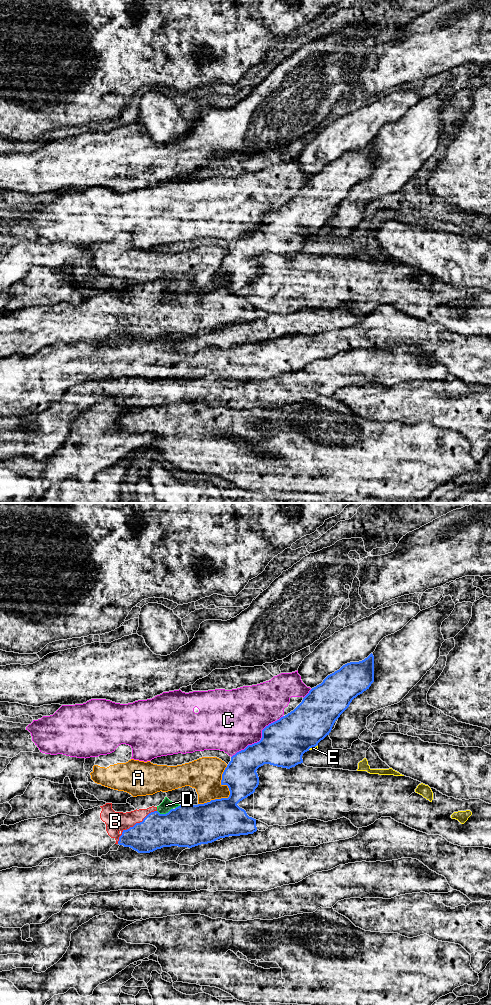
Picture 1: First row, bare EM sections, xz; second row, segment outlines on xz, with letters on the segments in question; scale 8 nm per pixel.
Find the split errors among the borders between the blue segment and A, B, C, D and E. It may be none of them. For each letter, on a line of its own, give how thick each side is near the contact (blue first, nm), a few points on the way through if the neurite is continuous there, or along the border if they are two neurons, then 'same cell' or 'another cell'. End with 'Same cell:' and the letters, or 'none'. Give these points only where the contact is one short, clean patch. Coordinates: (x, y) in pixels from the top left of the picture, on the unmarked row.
A: 320/260 nm | another cell
B: 280/160 nm | same cell
C: 360/440 nm | another cell
D: 340/90 nm | along xz (172, 296), (165, 301), (157, 299) | another cell
E: 360/30 nm | along xz (316, 233), (308, 237) | another cell
Same cell: B

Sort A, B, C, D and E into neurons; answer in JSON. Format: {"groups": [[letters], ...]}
{"groups": [["A", "D"], ["B"], ["C", "E"]]}

